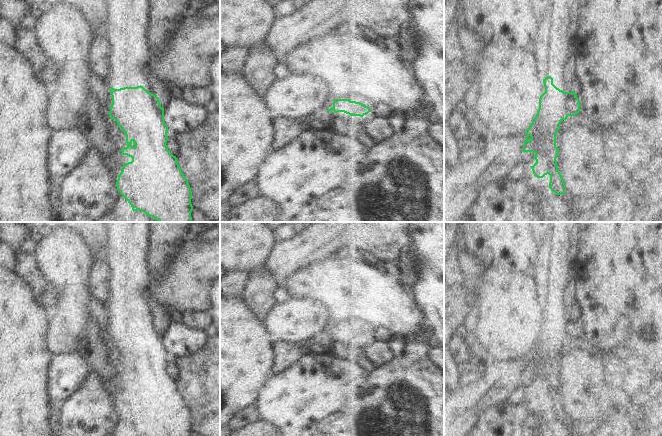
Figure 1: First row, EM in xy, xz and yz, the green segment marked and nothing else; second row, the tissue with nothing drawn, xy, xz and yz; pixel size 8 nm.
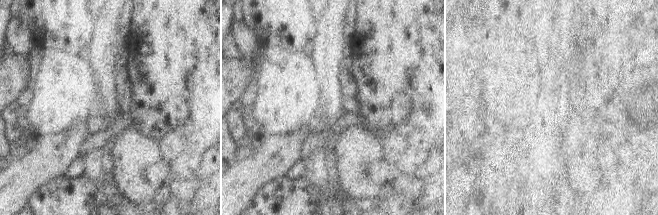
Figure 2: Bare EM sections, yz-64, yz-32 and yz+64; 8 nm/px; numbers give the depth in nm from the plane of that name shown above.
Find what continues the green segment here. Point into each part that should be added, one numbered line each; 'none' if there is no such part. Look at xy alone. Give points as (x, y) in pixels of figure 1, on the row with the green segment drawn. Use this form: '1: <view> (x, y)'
1: xy (111, 58)

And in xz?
1: xz (340, 120)

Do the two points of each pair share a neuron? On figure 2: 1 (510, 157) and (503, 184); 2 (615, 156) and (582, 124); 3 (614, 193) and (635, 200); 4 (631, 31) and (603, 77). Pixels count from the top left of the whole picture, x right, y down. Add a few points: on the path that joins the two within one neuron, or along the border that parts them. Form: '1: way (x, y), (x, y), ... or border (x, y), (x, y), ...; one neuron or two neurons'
1: border (507, 176), (488, 176), (483, 183); two neurons
2: border (614, 146), (606, 154), (605, 162), (623, 170); two neurons
3: way (619, 198), (621, 200), (630, 200); one neuron
4: way (620, 42), (606, 56), (606, 66); one neuron

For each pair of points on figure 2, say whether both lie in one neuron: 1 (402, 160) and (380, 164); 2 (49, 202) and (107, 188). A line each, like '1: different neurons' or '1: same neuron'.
1: different neurons
2: same neuron

